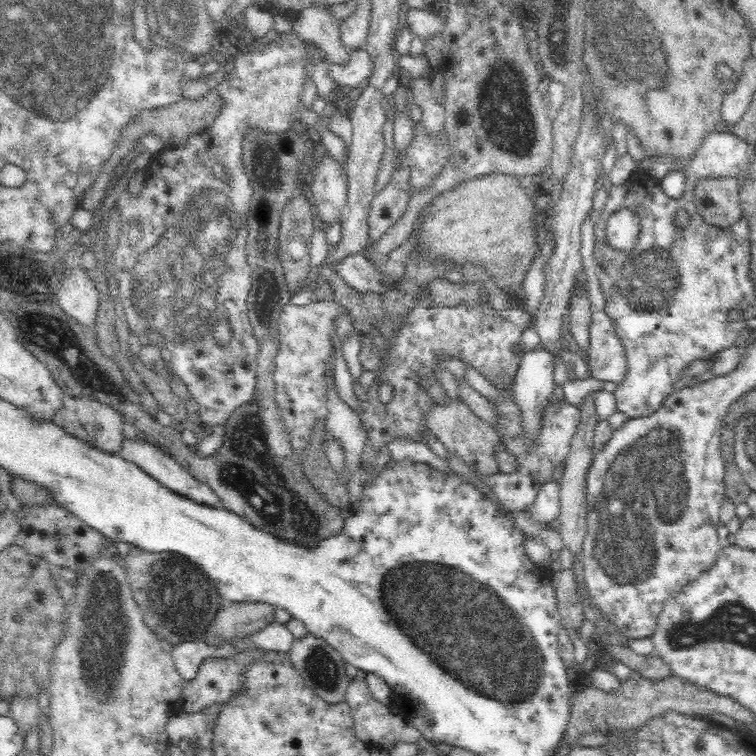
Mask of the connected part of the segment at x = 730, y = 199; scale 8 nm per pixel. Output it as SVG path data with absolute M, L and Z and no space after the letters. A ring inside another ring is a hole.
M709 176L696 182L693 203L705 223L714 229L727 229L742 214L739 182L734 177Z

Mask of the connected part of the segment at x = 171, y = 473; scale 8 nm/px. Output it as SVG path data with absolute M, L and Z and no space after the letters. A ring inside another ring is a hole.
M140 438L136 442L128 442L124 440L122 444L122 456L134 463L138 463L145 471L148 471L150 475L154 475L154 478L158 479L163 486L170 488L174 493L188 498L198 505L208 506L210 509L215 507L224 508L221 495L218 494L212 486L208 483L198 479L188 469L185 469L179 462L176 462L165 449L160 449L156 445L152 445L146 439Z

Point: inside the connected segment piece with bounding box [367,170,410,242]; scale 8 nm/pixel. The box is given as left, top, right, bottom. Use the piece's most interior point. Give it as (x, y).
(387, 206)

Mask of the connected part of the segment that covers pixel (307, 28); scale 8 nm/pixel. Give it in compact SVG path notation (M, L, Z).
M310 1L300 8L293 23L298 40L313 42L317 52L325 58L343 61L349 52L340 44L344 20L334 12L332 5Z

